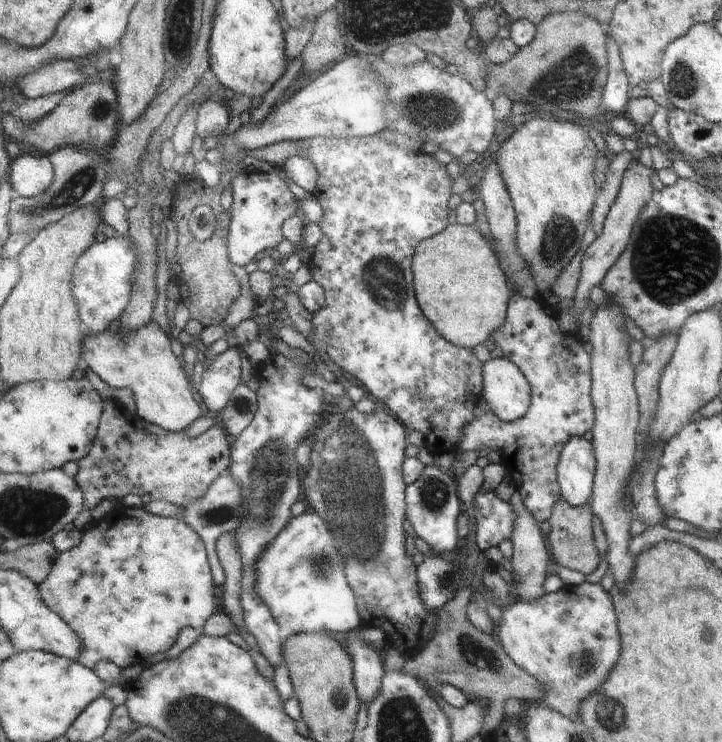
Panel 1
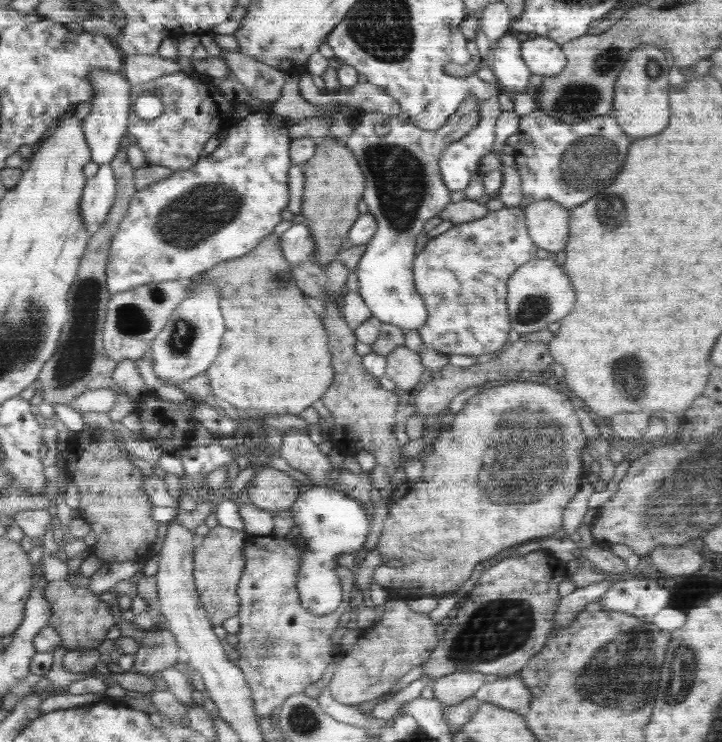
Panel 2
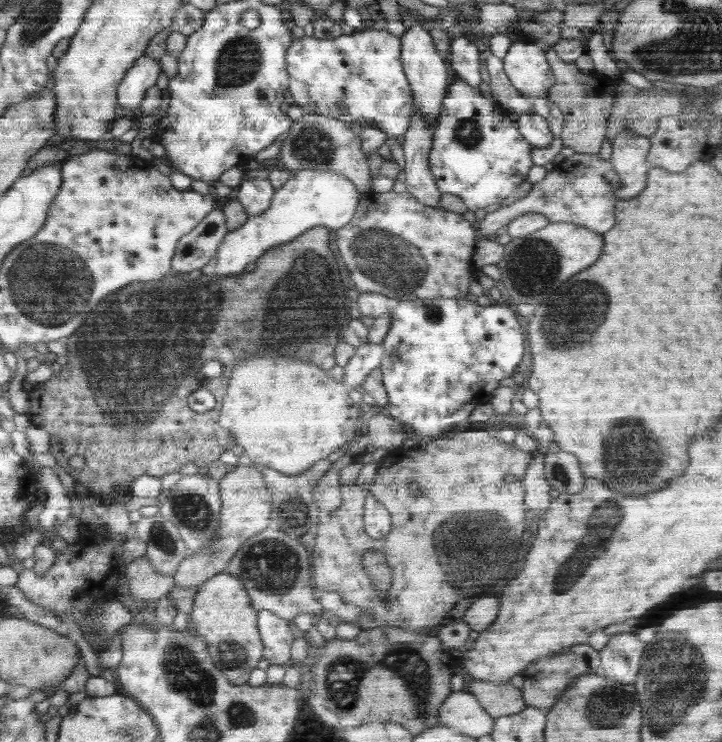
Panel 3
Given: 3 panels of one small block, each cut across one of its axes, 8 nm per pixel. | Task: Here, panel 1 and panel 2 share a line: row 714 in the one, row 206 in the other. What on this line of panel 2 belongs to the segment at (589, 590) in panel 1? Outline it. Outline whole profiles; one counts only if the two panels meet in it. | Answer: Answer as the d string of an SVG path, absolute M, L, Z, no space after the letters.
M539 108L520 117L520 128L516 133L518 143L513 154L517 171L521 178L521 191L524 203L550 199L560 203L568 210L580 207L586 202L596 200L605 188L611 187L618 173L626 166L626 157L632 138L626 136L618 121L611 115L602 115L567 124L542 112Z

